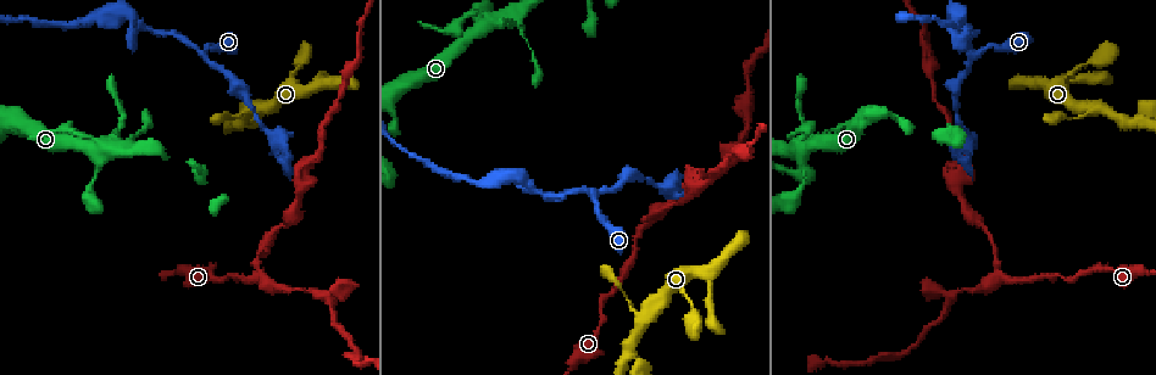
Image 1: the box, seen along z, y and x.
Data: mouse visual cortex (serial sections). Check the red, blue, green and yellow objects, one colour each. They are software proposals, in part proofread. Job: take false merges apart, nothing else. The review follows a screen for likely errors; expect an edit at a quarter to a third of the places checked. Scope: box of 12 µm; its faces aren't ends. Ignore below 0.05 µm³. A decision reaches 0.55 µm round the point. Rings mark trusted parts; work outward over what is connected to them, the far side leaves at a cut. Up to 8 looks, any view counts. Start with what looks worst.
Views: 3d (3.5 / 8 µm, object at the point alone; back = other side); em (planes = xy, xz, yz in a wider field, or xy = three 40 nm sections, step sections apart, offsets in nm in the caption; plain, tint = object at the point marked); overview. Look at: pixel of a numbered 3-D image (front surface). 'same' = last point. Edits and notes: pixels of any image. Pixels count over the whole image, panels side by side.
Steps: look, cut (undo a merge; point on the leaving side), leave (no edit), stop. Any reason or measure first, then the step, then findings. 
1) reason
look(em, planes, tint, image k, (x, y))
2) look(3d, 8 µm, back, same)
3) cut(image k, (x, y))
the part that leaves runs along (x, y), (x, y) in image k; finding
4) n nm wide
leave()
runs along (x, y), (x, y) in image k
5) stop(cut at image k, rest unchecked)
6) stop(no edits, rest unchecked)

three-way junction
look(3d, 8 µm, image 1, (977, 51))

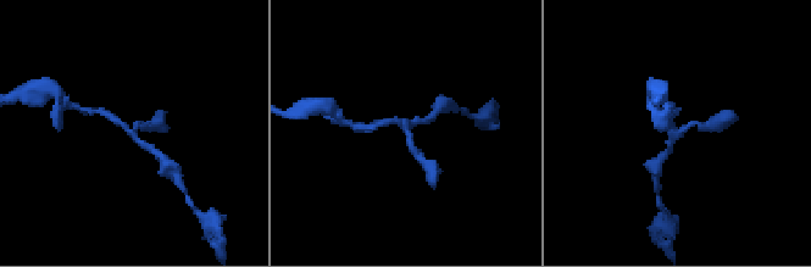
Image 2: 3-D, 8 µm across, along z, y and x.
closer look
look(3d, 3.5 µm, image 2, (403, 128))

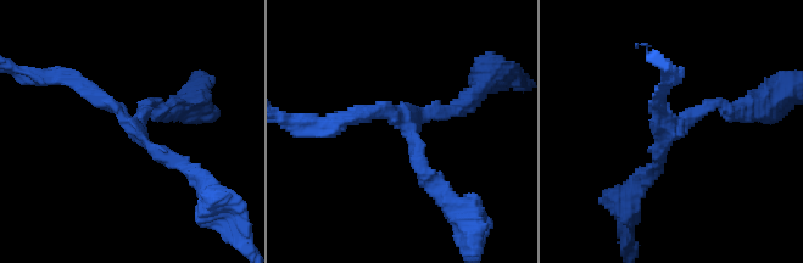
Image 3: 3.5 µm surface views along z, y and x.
3 arms
leave()
runs along (438, 196), (407, 127), (385, 112), (347, 121) in image 3; one cell here

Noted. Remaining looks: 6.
branch point
look(3d, 3.5 µm, image 1, (144, 27))

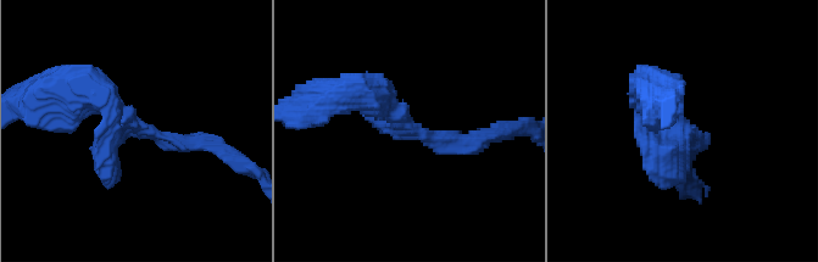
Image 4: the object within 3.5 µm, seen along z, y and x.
3 arms; arms of 200, 300, 450 nm; now the EM
look(em, xy, step 2, tint, image 4, (684, 128))

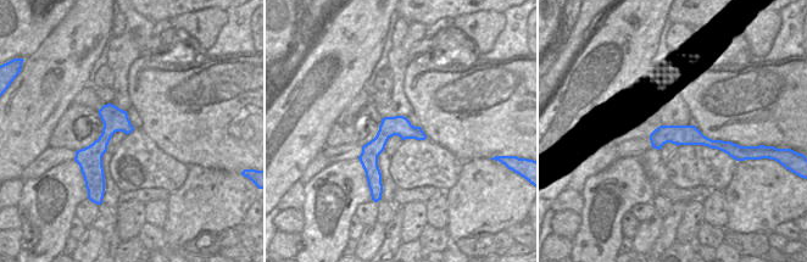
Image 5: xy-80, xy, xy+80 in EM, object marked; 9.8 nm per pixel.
look(em, xy, step 5, tint, same)

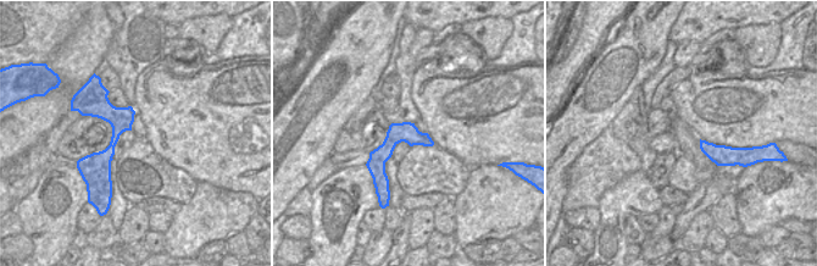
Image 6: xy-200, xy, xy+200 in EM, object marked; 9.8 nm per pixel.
leave()
runs along (213, 146), (168, 143), (94, 89), (74, 89) in image 4; one cell here

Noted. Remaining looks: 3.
a fork
look(3d, 3.5 µm, image 1, (259, 277))

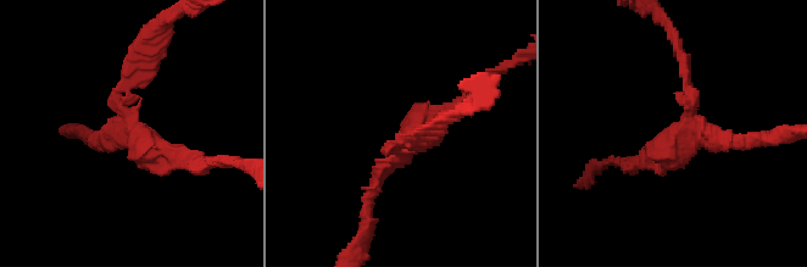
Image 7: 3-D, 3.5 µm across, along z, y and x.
3 arms; arms of 100, 200, 250 nm; now the EM
look(em, xy, step 1, tint, image 7, (134, 130))

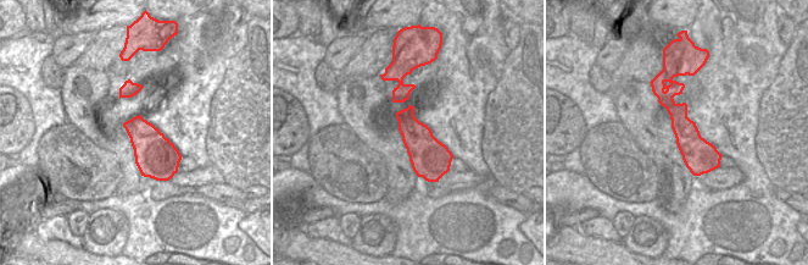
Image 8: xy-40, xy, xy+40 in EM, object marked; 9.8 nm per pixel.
cut(image 7, (134, 77))
border along (413, 115), (397, 119) in image 8; a second cell is stuck on

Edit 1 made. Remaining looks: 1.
stop(cut at image 7, rest unchecked)

